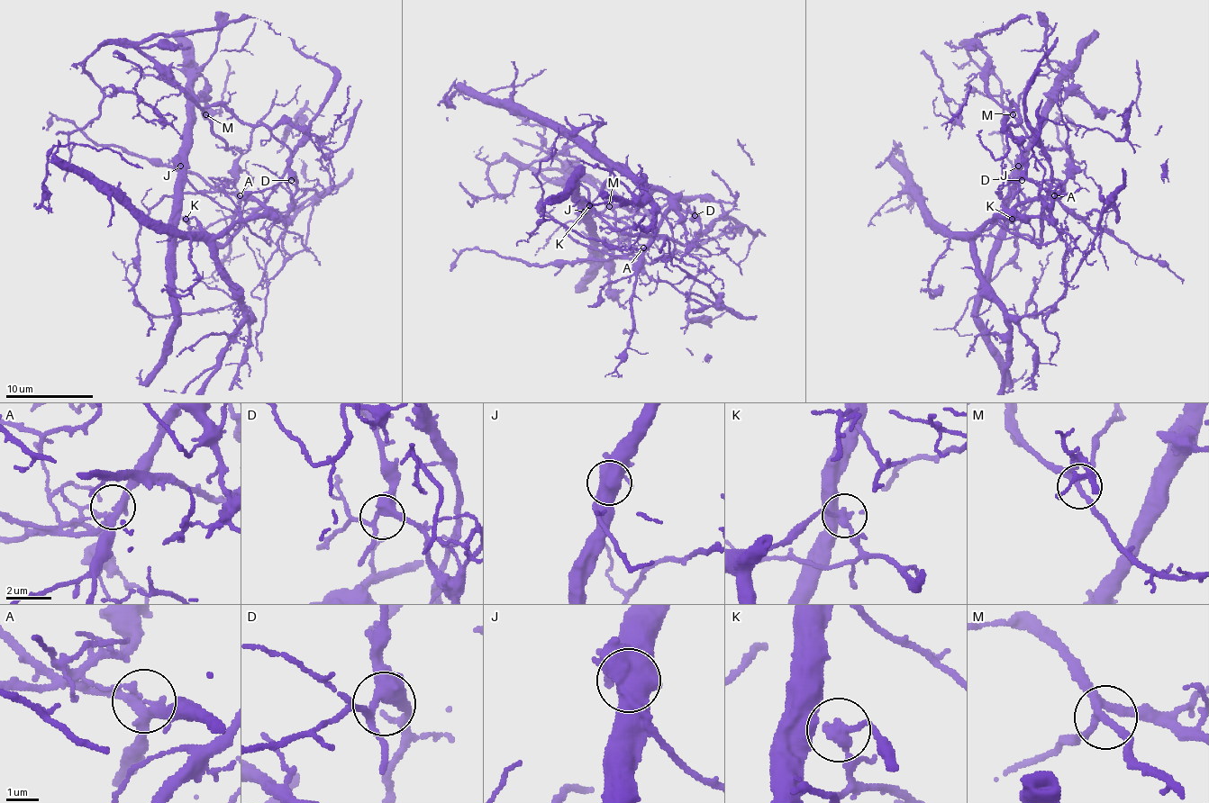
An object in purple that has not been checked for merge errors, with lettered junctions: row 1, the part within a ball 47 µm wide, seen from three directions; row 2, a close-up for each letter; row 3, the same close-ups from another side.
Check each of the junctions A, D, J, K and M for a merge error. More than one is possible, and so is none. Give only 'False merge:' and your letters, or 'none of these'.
False merge: A, J, K

